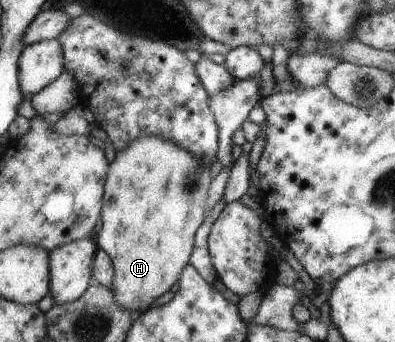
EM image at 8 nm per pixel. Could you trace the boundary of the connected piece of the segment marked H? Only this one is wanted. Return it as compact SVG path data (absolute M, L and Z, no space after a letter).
M140 136L123 152L116 153L114 162L111 165L111 171L107 177L103 224L96 240L99 242L100 249L103 249L114 262L115 277L112 280L110 289L113 290L115 302L132 311L134 315L147 312L152 307L152 303L160 295L164 295L180 279L180 273L183 273L183 269L190 263L191 253L194 251L195 233L198 231L200 224L203 223L208 187L210 187L210 182L213 180L210 169L211 166L206 166L203 163L203 158L196 157L193 153L176 145L172 140L160 136Z

